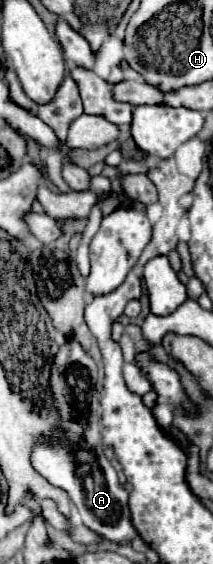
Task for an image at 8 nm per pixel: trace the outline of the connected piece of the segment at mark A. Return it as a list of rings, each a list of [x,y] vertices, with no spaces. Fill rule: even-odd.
[[[69,341],[63,347],[59,347],[59,353],[55,355],[51,367],[51,391],[59,405],[61,427],[65,429],[65,437],[55,447],[37,445],[33,451],[33,467],[47,481],[51,481],[51,485],[69,493],[73,505],[81,515],[81,521],[91,531],[95,531],[111,543],[129,545],[139,533],[133,527],[129,511],[129,493],[121,487],[113,465],[103,453],[105,447],[101,443],[99,431],[99,395],[95,383],[97,365],[81,349],[81,345]]]

